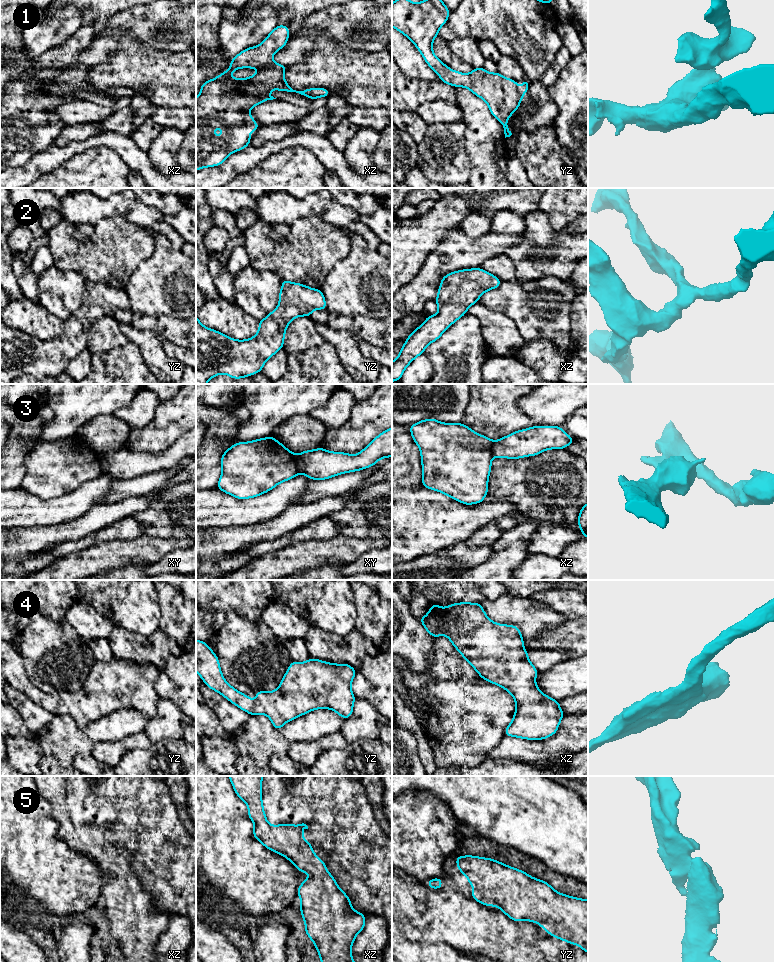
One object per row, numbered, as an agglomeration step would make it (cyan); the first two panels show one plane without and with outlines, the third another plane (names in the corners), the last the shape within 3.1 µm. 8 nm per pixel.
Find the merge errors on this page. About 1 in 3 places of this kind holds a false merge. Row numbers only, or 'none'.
3

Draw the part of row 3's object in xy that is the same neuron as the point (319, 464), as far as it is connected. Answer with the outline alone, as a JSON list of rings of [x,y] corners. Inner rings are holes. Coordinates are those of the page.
[[[392,427],[380,433],[359,454],[330,452],[321,447],[296,455],[299,474],[312,480],[324,480],[343,473],[363,470],[381,458],[392,456]]]

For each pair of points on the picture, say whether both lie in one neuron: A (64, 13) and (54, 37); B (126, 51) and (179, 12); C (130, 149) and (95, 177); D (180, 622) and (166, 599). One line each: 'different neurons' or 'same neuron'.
A: same neuron
B: different neurons
C: different neurons
D: same neuron

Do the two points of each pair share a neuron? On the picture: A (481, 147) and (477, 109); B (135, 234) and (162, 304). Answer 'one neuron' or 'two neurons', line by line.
A: one neuron
B: two neurons

